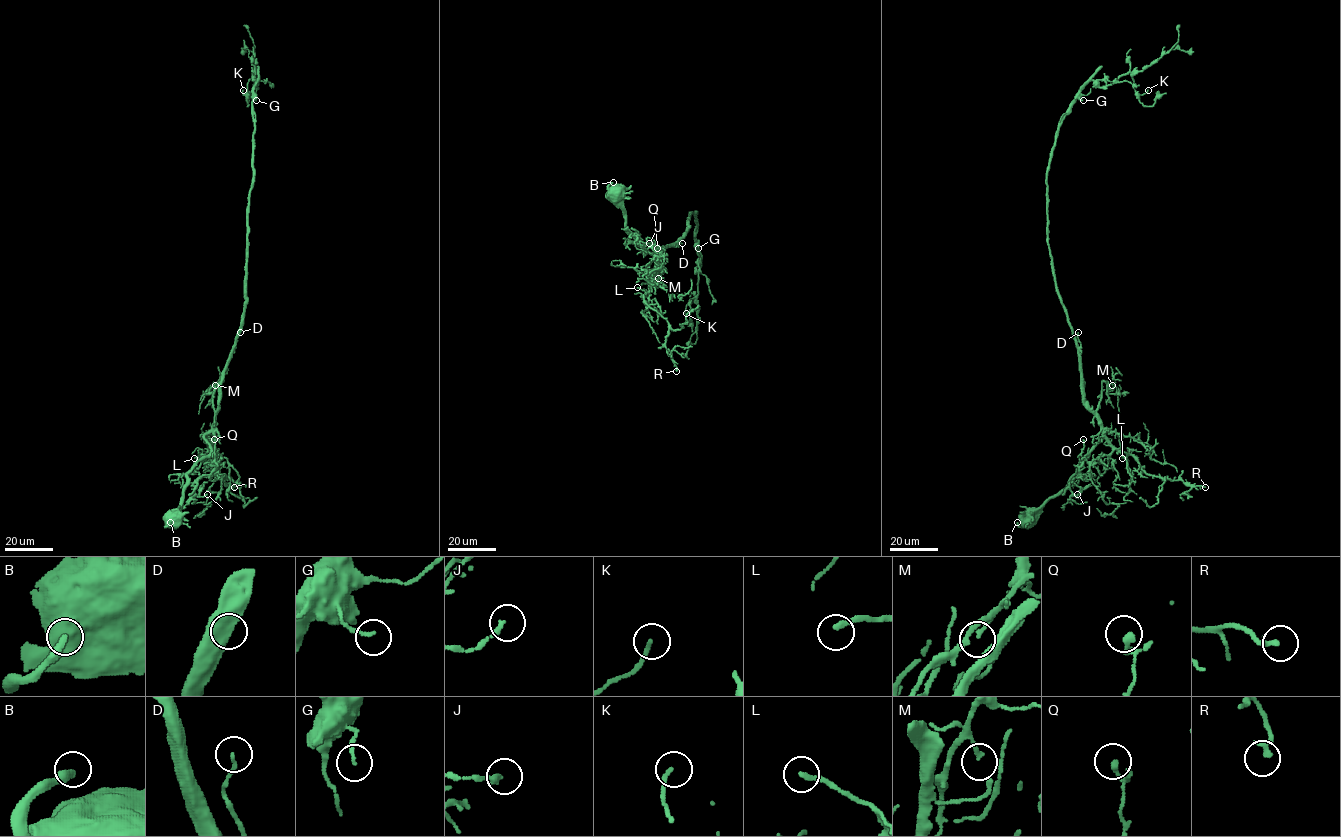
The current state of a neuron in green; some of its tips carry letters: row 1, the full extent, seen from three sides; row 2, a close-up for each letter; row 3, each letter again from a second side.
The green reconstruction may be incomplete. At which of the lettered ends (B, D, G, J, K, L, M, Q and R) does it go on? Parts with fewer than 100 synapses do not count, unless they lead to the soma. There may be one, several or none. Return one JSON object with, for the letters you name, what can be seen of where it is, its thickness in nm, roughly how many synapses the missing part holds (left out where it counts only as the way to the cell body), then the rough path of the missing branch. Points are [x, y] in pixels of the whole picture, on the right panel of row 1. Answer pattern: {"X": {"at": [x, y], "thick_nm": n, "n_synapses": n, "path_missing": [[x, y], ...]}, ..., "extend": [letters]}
{"extend": []}

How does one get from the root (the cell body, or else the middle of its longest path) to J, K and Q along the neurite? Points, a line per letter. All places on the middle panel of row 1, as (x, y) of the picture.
J: (616, 195), (621, 195), (629, 238), (656, 252), (657, 245), (637, 237), (649, 243)
K: (616, 195), (629, 238), (653, 255), (647, 270), (686, 232), (695, 212), (698, 294), (686, 313)
Q: (616, 195), (621, 195), (629, 238), (649, 252), (654, 253), (657, 248)

